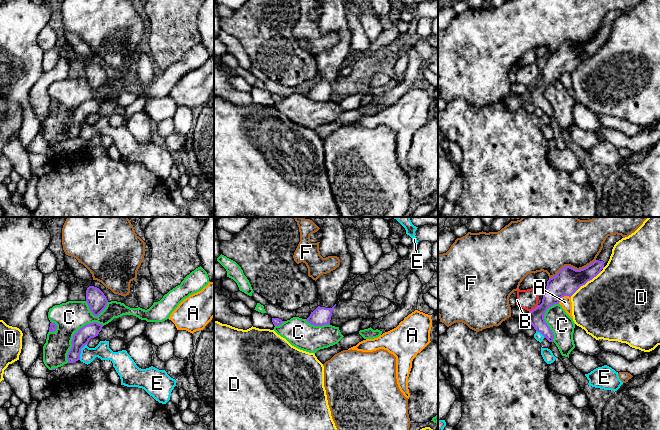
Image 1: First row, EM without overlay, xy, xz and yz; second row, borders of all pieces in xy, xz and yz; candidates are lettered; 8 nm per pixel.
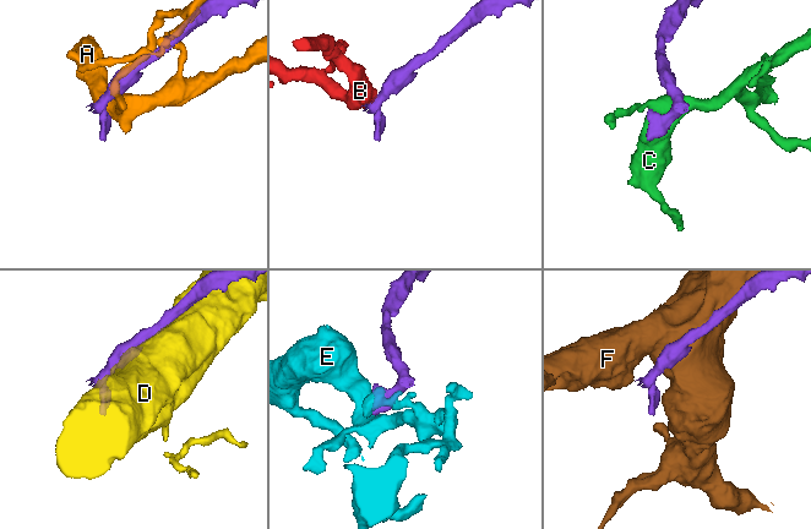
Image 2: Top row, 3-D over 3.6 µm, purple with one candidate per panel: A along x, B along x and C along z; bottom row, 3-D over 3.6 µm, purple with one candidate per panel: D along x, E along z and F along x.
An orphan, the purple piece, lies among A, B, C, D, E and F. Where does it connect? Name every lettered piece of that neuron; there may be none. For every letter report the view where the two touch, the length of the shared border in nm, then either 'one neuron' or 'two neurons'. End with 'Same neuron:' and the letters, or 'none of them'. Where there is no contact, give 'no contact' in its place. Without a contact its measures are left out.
A: contact in yz; length 120 nm; two neurons
B: contact in yz; length 90 nm; two neurons
C: contact in xy; length 420 nm; two neurons
D: contact in yz; length 320 nm; two neurons
E: contact in xy; length 150 nm; two neurons
F: contact in yz; length 420 nm; two neurons
Same neuron: none of them

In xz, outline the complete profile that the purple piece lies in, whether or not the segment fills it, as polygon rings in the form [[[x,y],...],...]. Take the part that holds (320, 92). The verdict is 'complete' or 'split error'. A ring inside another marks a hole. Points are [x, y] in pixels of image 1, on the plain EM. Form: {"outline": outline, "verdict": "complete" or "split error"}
{"outline": [[[324,0],[320,6],[323,9],[319,19],[320,31],[323,34],[337,32],[340,41],[315,57],[318,64],[318,83],[306,95],[314,102],[330,100],[332,87],[338,78],[340,66],[349,55],[351,43],[351,30],[346,20],[346,6],[343,0]]], "verdict": "split error"}

